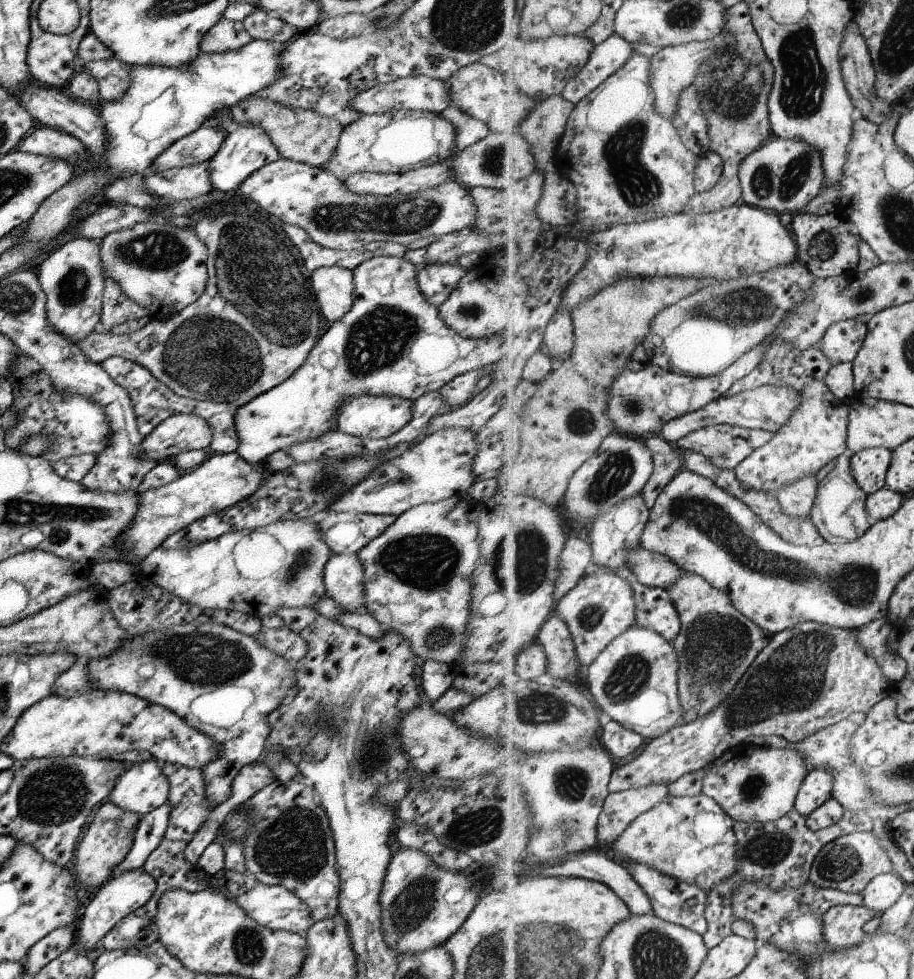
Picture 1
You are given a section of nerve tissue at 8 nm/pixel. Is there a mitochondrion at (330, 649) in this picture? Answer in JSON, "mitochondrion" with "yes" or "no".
{"mitochondrion":"no"}

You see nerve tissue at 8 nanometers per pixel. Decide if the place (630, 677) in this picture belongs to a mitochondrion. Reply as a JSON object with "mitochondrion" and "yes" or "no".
{"mitochondrion":"yes"}

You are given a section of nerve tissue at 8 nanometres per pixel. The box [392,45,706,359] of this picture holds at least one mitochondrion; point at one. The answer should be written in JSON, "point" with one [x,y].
{"point":[638,186]}

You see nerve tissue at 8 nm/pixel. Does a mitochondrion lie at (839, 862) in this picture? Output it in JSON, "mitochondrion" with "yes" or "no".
{"mitochondrion":"yes"}

